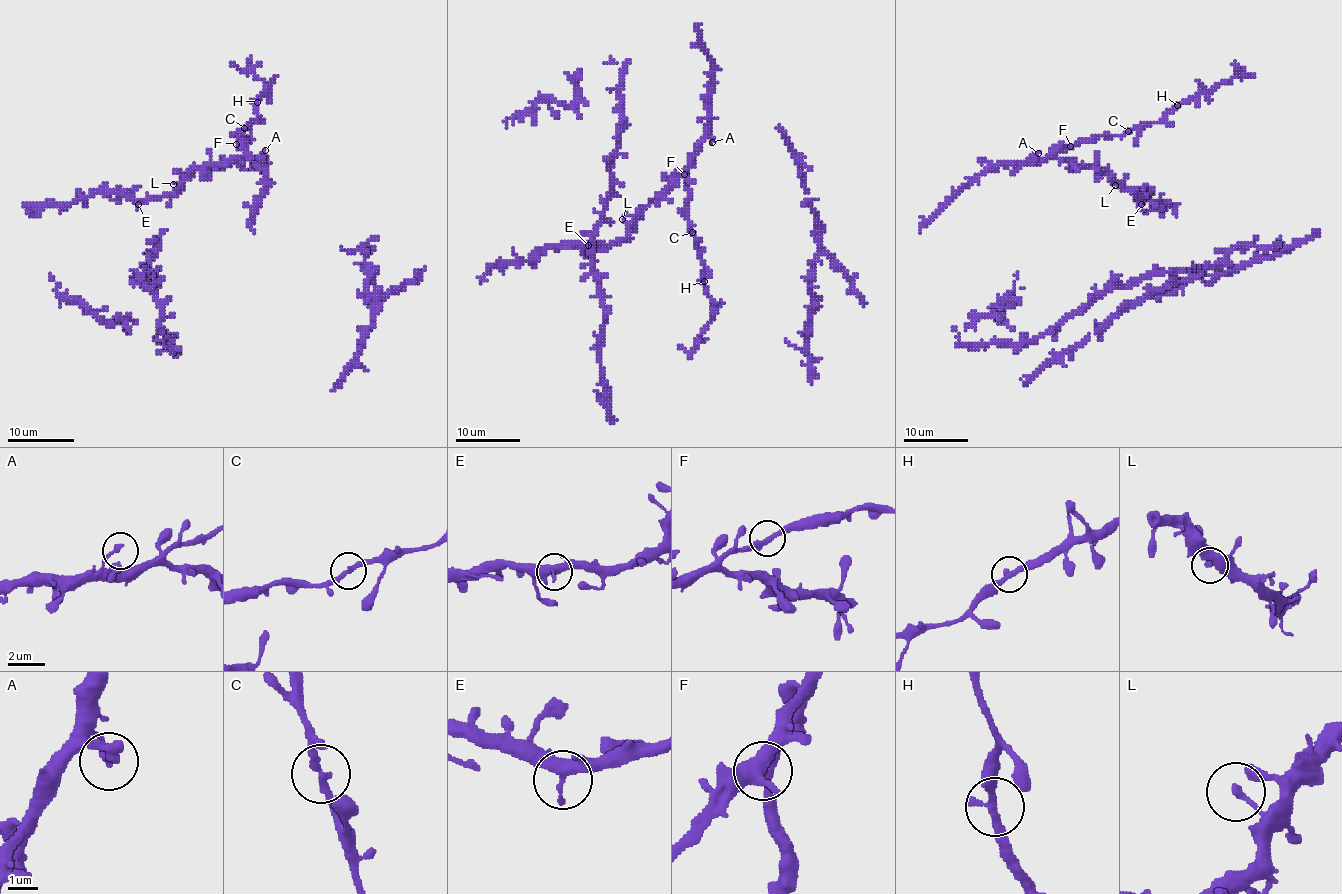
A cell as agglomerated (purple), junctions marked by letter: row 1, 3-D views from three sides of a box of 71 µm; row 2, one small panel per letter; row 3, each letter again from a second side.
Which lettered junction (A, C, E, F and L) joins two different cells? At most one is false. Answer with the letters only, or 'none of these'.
none of these

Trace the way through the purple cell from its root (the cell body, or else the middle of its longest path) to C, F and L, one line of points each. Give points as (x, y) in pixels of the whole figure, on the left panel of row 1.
C: (203, 169), (228, 165), (240, 159), (245, 150), (238, 144), (238, 134), (245, 129)
F: (203, 169), (228, 165), (240, 159), (245, 150), (236, 144)
L: (203, 169), (193, 169), (180, 184), (173, 184)

